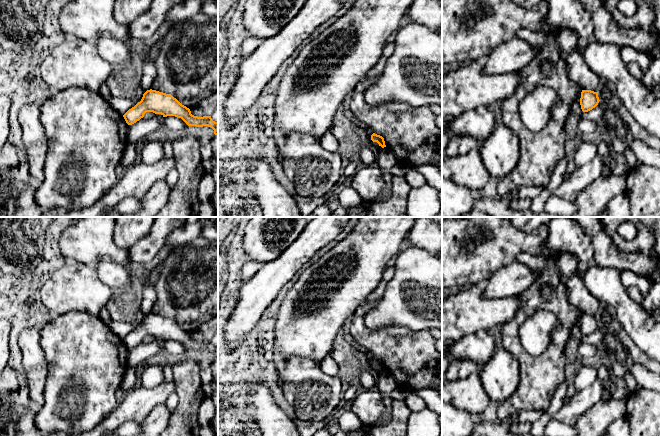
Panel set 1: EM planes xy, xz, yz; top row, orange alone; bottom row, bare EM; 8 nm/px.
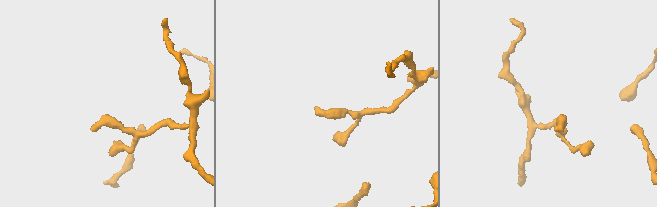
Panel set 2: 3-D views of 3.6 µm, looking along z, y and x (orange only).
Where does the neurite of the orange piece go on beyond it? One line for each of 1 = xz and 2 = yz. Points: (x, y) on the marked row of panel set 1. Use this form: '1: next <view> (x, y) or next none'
1: next none
2: next none

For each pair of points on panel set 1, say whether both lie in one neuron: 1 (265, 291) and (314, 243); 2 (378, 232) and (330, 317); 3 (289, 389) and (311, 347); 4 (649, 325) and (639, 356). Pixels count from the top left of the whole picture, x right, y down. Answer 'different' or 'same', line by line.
1: same
2: same
3: different
4: different

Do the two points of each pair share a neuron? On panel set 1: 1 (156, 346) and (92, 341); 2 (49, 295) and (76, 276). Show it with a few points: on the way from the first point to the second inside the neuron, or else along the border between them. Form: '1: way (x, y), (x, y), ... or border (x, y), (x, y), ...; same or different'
1: border (129, 349), (126, 366); different
2: way (56, 295), (69, 283); same

